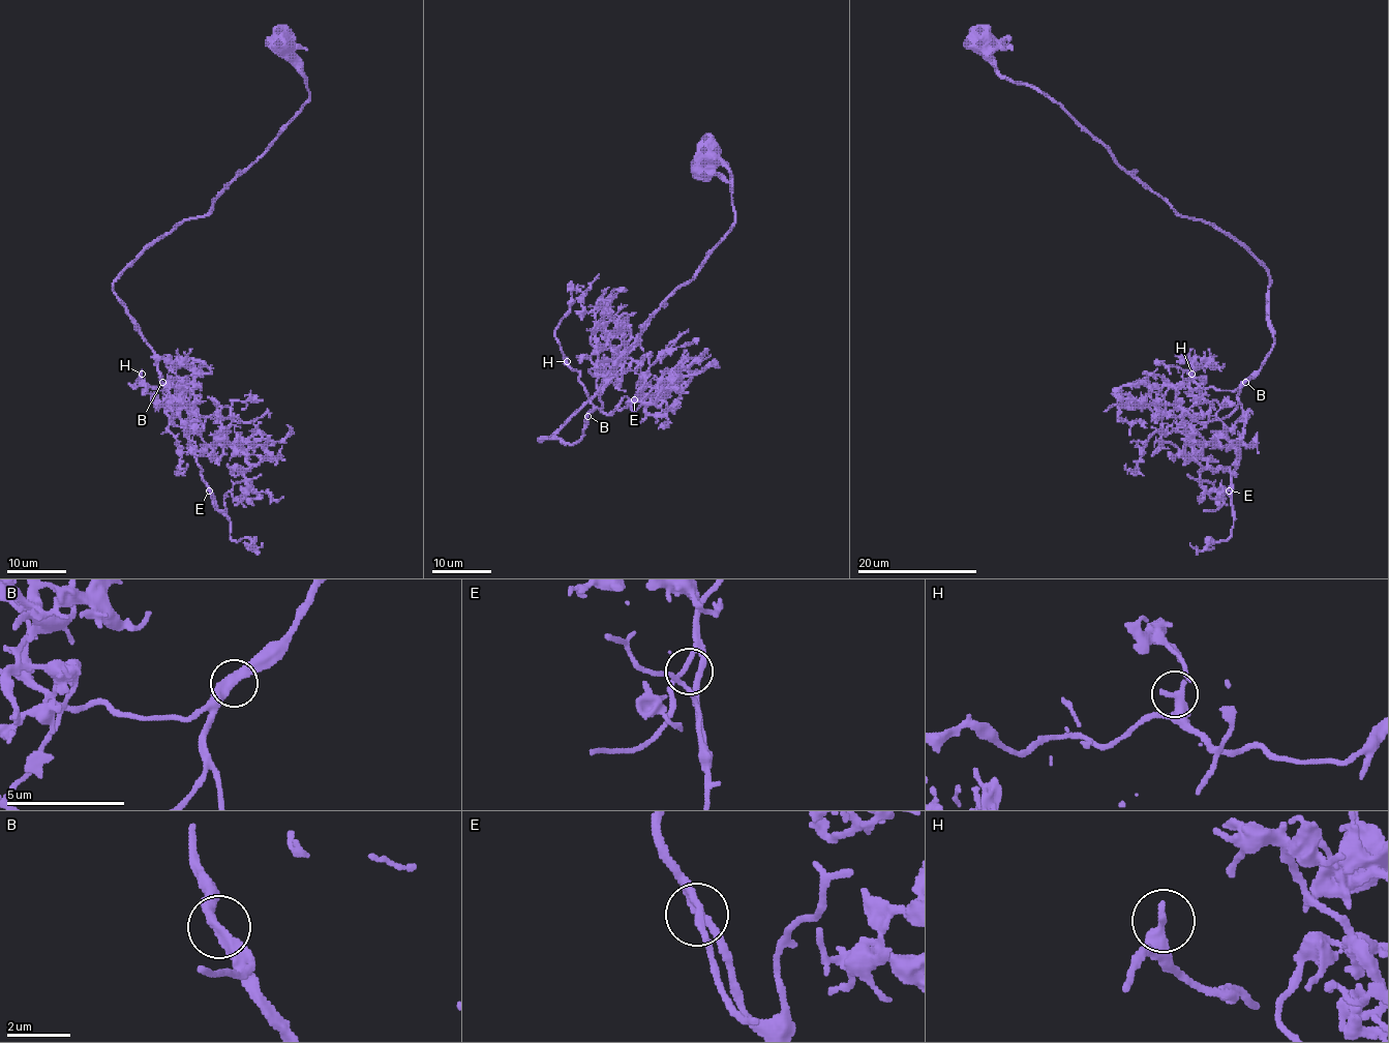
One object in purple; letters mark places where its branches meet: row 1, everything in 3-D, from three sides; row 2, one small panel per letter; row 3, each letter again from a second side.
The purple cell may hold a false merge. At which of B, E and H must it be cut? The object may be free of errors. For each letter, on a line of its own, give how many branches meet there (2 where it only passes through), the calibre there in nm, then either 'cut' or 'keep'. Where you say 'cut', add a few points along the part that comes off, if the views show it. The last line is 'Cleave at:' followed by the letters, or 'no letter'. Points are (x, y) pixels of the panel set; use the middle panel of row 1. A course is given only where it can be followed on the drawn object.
B: branches 2; calibre 360 nm; keep
E: branches 2; calibre 200 nm; keep
H: branches 2; calibre 320 nm; keep
Cleave at: no letter

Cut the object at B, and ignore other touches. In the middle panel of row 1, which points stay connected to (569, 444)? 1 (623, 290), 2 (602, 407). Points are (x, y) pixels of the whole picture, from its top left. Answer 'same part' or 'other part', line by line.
1: same part
2: same part

